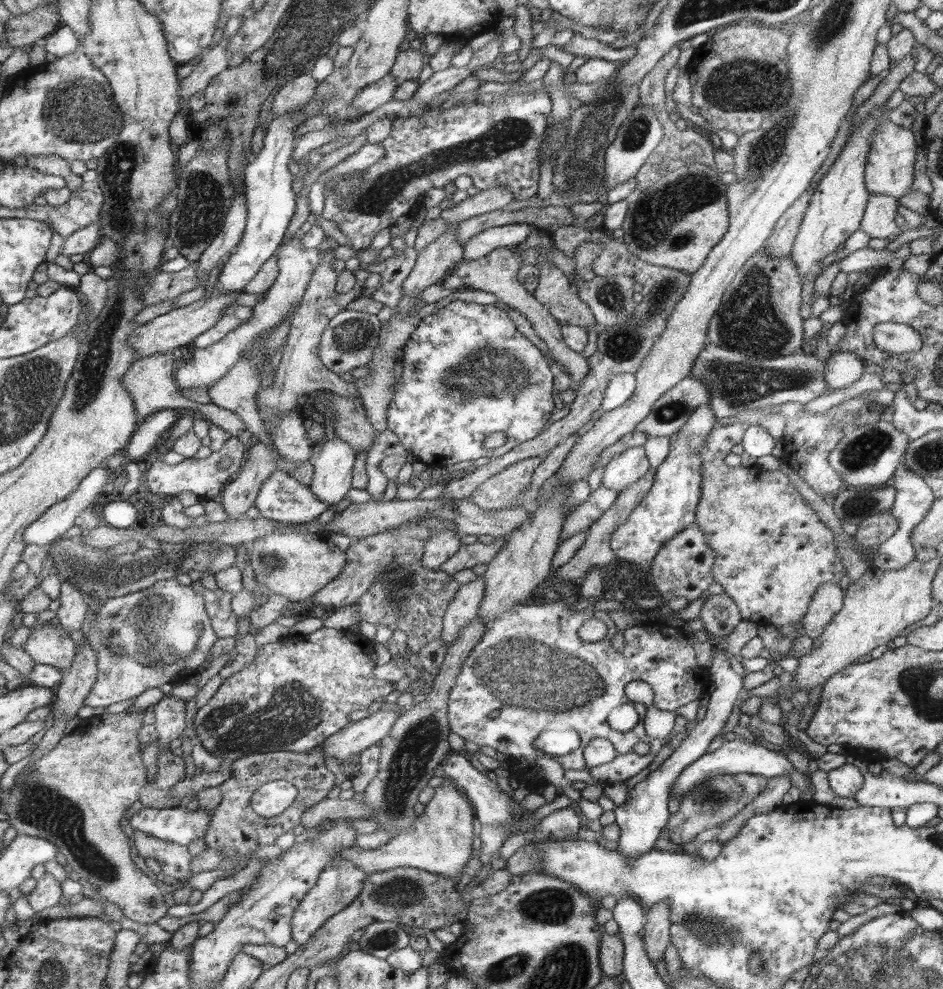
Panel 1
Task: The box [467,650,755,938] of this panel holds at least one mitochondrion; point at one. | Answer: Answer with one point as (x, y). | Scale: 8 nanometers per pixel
(549, 905)

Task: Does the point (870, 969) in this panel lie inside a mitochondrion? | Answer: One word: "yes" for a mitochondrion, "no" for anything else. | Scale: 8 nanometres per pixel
yes

